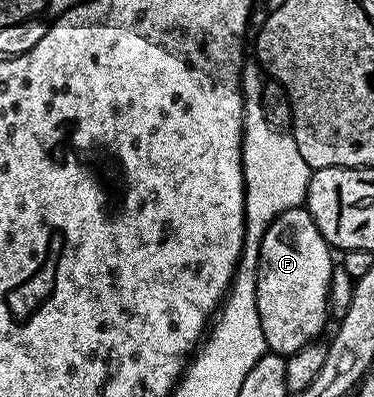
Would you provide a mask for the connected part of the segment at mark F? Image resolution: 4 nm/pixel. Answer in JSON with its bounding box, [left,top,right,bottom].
[257,206,333,357]

